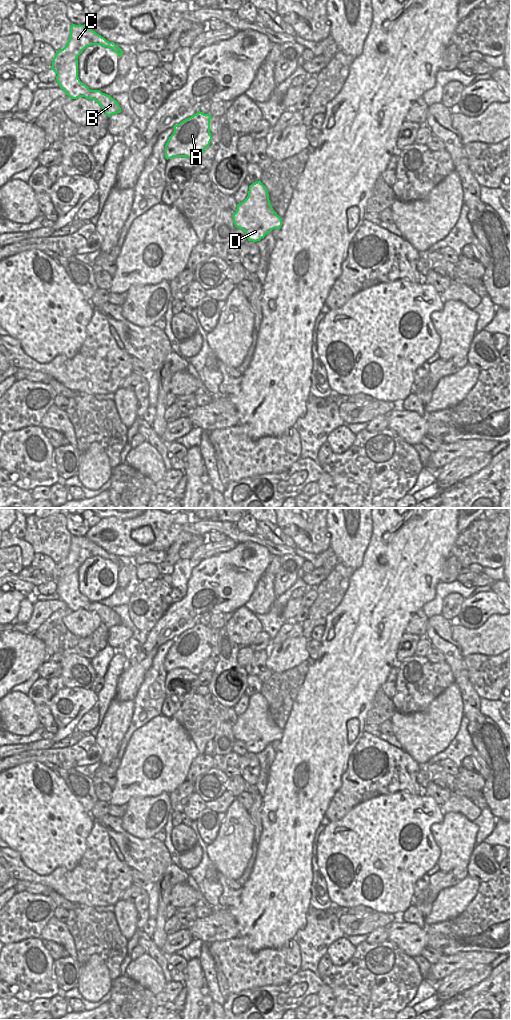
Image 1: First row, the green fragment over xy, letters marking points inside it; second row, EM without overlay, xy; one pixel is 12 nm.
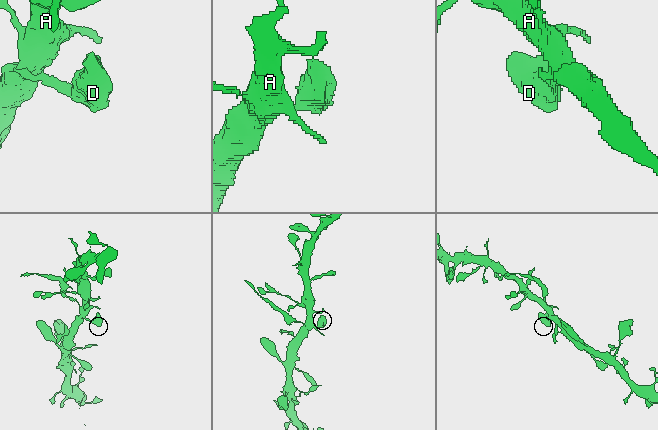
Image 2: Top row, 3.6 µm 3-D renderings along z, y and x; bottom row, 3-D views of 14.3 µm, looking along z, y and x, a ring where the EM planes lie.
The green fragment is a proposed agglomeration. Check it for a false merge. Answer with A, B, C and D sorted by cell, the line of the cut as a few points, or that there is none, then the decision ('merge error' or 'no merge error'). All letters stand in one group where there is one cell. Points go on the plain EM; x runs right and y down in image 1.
A B D / C | xy (91, 602), (84, 608) | merge error

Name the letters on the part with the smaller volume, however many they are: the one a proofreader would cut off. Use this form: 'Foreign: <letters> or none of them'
Foreign: C

